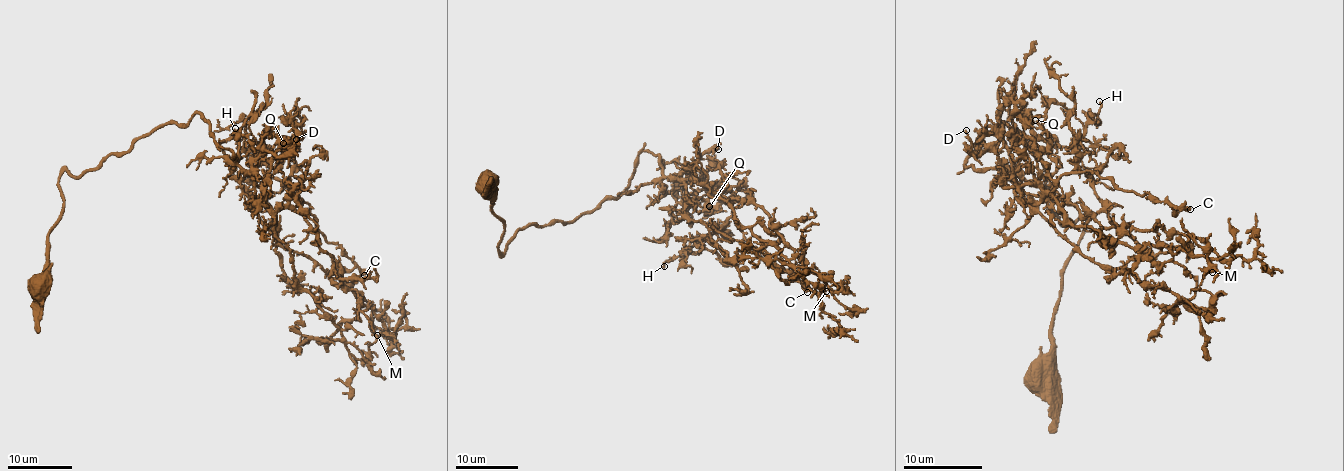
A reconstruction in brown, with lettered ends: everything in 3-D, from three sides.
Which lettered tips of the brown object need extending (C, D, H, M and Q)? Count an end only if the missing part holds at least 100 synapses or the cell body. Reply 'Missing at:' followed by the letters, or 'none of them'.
Missing at: none of them

